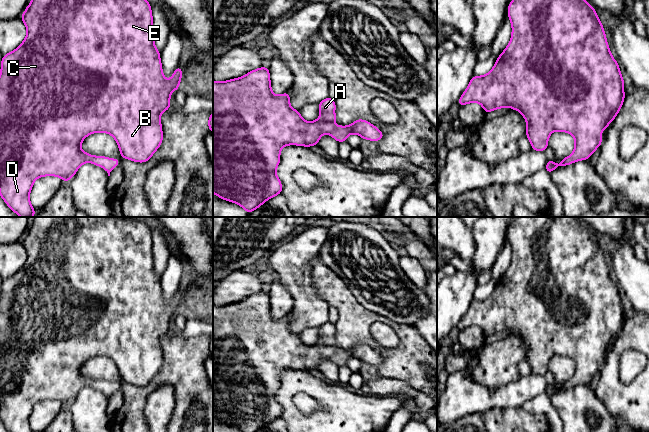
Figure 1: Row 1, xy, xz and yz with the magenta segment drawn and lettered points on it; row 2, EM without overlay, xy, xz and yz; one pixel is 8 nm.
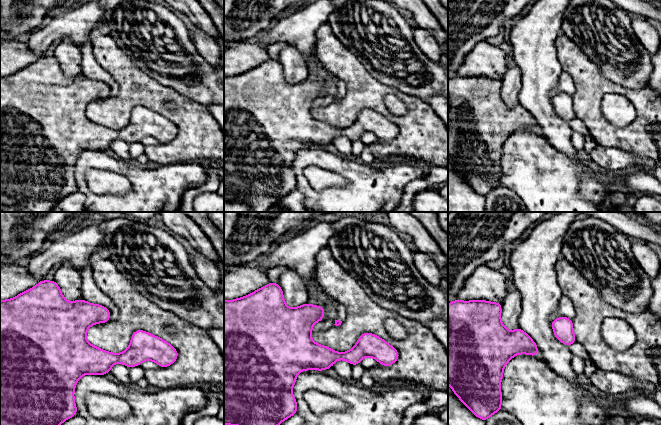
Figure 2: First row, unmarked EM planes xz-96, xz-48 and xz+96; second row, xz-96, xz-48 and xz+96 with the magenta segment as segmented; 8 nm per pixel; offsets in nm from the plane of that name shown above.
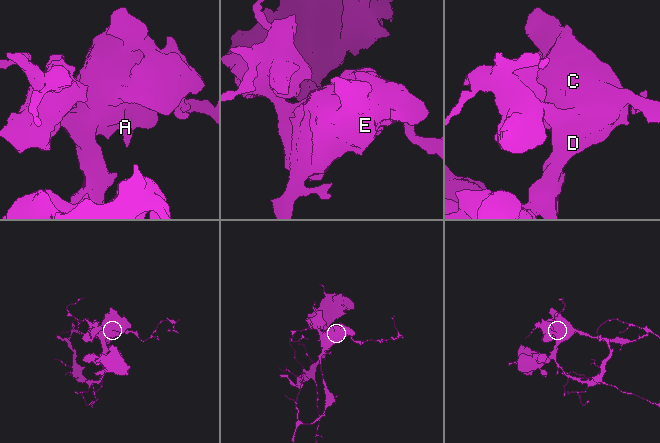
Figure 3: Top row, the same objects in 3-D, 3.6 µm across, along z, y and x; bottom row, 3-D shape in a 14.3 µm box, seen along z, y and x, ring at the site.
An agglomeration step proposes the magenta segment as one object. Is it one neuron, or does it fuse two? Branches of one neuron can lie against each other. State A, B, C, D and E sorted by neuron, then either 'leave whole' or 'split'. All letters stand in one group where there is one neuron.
A B C D E | leave whole

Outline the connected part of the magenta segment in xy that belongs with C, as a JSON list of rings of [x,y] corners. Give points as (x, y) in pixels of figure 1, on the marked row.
[[[32,0],[21,19],[26,25],[27,35],[20,46],[14,51],[3,55],[0,73],[0,196],[5,203],[20,217],[33,217],[35,209],[29,199],[34,181],[42,176],[58,176],[64,182],[69,181],[79,167],[90,162],[104,168],[108,176],[120,159],[104,156],[92,156],[81,150],[84,138],[96,132],[105,132],[114,137],[120,149],[121,156],[135,162],[148,161],[160,147],[163,134],[160,115],[170,109],[170,95],[178,90],[182,77],[180,65],[167,81],[162,72],[160,51],[155,47],[153,36],[153,17],[151,5],[147,0]]]

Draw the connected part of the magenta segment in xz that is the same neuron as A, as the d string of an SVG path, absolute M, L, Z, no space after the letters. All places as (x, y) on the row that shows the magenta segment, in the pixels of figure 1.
M268 67L255 69L237 79L213 81L213 193L221 199L239 204L248 215L268 199L281 194L282 183L276 175L276 168L280 164L280 151L284 146L318 145L324 133L331 135L337 142L347 141L349 134L358 134L362 139L371 141L379 141L384 137L378 128L362 119L357 119L349 126L336 126L336 104L329 97L319 102L320 118L311 122L305 121L300 112L290 106L289 101L288 92L274 95L271 91Z

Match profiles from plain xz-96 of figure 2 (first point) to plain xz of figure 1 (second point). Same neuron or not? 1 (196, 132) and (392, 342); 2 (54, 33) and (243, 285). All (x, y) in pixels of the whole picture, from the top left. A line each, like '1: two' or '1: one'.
1: two
2: two

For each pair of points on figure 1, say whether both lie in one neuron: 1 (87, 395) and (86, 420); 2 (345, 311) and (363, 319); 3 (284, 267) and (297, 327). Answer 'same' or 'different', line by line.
1: same
2: same
3: same

